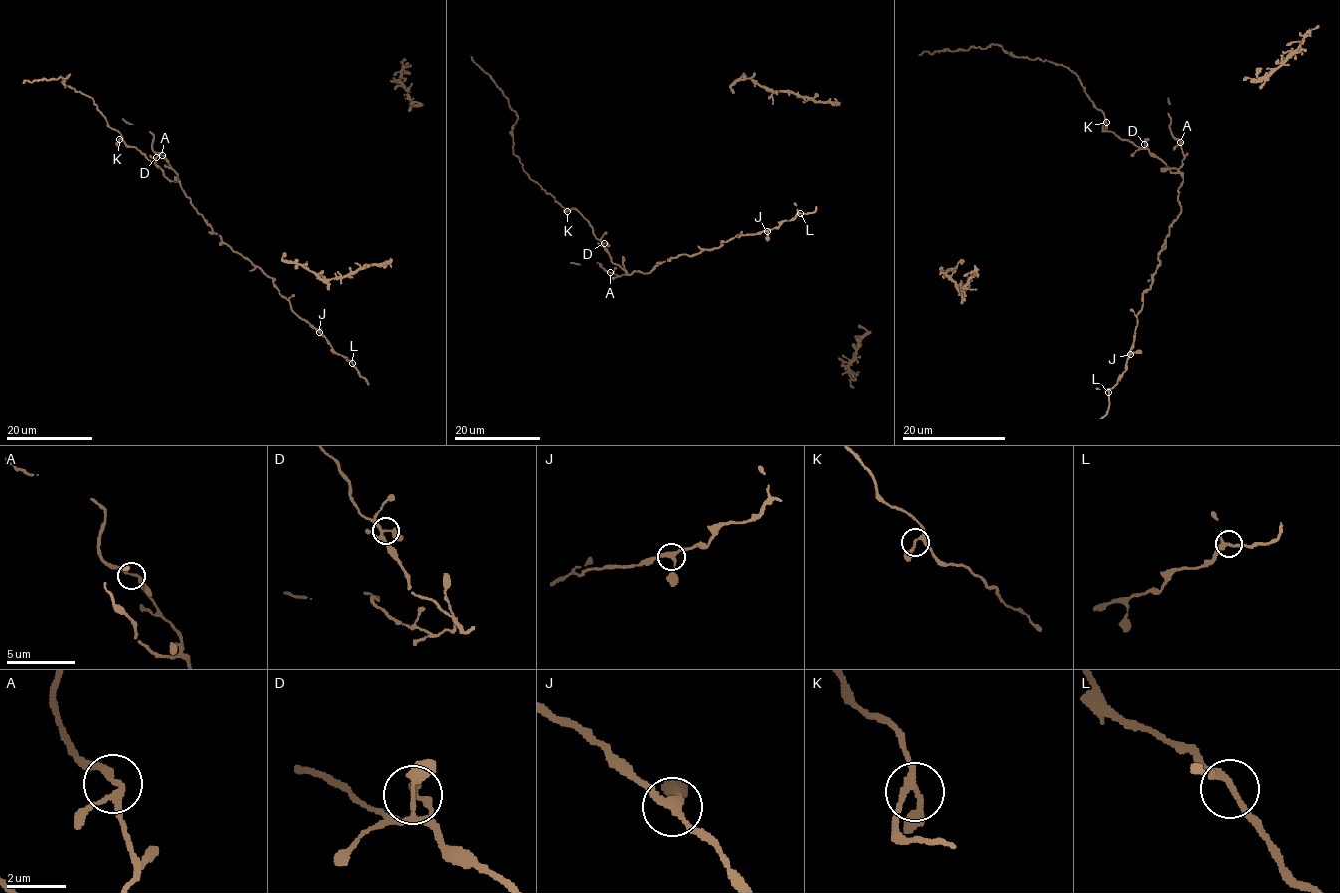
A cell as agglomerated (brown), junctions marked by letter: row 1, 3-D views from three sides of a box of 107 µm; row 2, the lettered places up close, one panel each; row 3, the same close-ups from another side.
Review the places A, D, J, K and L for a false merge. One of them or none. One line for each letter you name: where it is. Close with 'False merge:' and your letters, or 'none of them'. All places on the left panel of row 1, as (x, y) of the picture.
False merge: none of them

